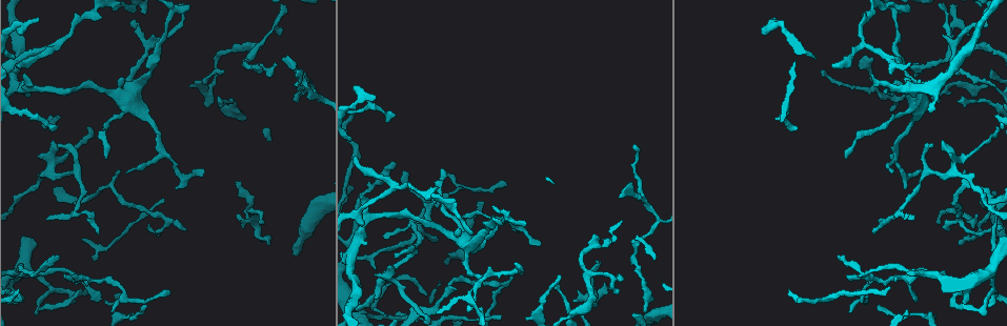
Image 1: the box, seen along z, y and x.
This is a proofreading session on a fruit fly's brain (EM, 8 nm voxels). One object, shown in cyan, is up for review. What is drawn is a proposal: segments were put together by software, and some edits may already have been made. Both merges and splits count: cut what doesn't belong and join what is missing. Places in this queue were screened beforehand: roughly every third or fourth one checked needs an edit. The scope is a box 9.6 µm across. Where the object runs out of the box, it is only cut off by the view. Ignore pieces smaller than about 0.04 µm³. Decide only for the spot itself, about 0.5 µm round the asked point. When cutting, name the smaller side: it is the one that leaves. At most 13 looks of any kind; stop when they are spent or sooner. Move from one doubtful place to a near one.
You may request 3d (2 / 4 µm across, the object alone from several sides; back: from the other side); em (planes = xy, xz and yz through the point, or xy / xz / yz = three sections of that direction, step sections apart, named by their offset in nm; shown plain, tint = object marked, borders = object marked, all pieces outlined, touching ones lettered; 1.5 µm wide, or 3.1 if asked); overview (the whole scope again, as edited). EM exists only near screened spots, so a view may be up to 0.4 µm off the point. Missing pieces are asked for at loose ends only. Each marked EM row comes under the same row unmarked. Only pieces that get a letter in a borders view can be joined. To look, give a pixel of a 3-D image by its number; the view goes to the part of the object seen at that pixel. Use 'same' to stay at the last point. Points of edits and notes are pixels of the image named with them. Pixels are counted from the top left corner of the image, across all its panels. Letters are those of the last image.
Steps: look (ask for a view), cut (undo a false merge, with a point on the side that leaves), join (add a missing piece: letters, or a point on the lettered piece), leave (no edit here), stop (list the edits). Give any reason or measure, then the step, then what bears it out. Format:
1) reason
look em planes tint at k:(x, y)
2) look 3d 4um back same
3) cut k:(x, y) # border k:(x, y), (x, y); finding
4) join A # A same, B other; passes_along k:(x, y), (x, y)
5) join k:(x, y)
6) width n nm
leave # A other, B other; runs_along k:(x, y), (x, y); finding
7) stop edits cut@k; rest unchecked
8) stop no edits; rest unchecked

look 3d 4um back at 1:(95, 299)

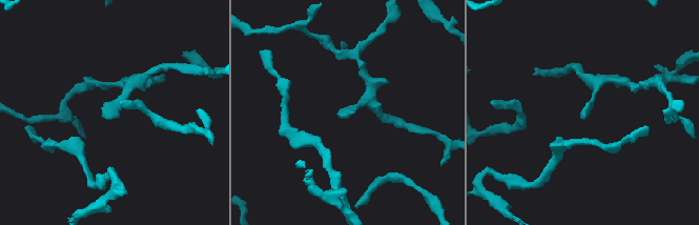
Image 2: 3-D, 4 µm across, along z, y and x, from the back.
look em planes tint at 2:(349, 115)

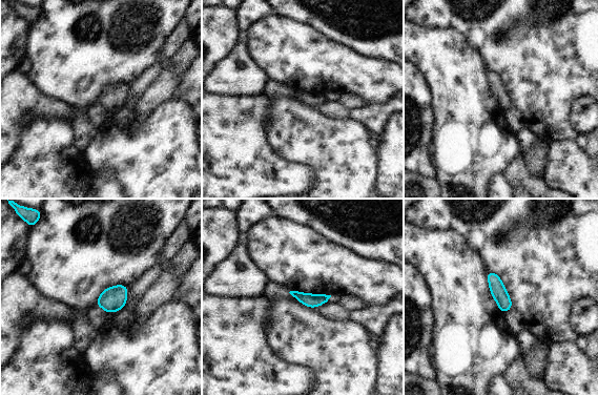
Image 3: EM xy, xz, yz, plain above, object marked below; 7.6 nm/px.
look em planes borders same

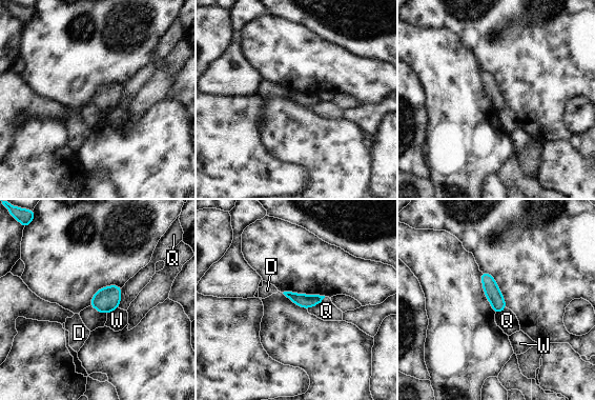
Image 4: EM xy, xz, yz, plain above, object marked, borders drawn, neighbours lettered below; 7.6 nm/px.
leave # D other, Q other, W other; border 4:(122, 287), (118, 306); no lettered piece goes on from it

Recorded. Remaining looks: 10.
thin end
look em xy step 8 borders at 1:(396, 258)

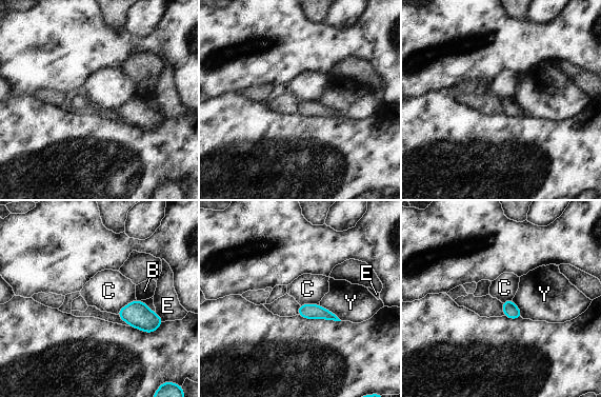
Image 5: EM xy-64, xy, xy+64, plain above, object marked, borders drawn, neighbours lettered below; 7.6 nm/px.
leave # B other, C other, E other, Y other; border 5:(319, 304), (332, 311), (341, 320); none of them fits

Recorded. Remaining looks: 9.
tapers out
look 3d 4um at 1:(455, 289)

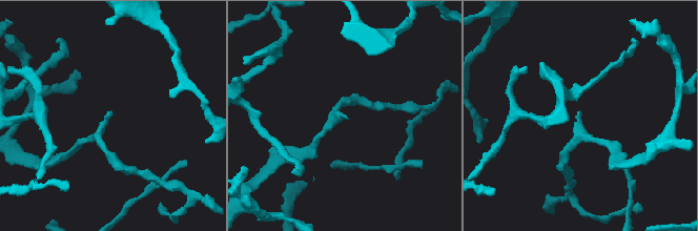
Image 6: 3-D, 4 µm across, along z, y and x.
now the EM
look em xz step 8 tint at 6:(346, 118)

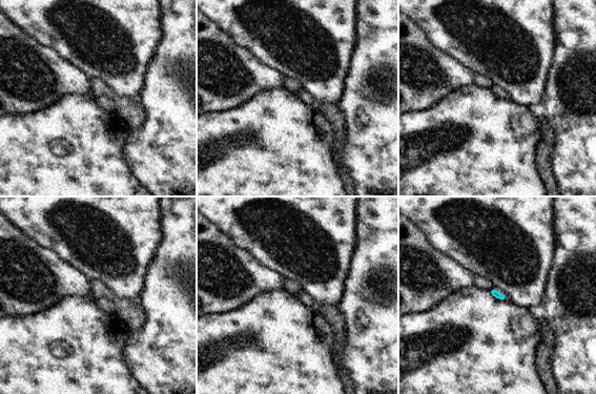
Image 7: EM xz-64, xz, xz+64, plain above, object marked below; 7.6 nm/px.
look em planes borders same

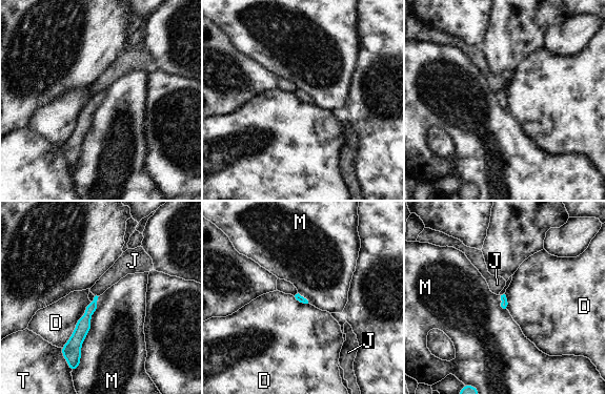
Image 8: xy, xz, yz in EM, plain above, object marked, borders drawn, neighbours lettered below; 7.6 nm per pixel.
leave # D other, J other, M other, T other; runs_along 8:(94, 304), (76, 339), (76, 358); no lettered piece goes on from it

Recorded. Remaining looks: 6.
branch stops here
look em yz step 8 tint at 1:(222, 70)

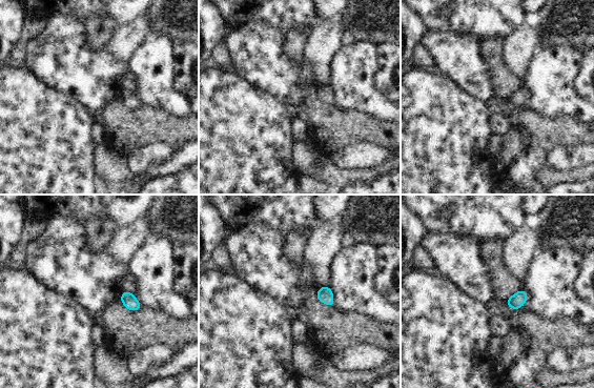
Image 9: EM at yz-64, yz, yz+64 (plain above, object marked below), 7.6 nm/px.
look em planes borders same

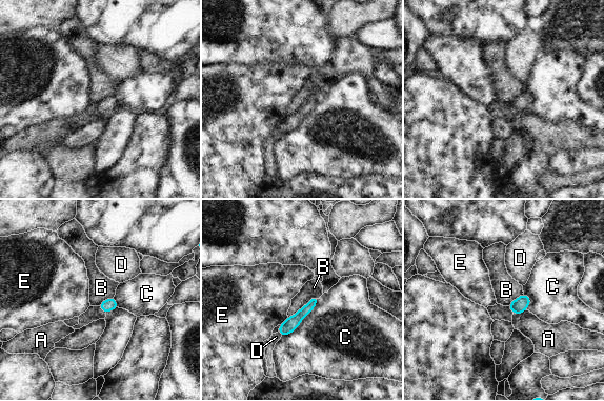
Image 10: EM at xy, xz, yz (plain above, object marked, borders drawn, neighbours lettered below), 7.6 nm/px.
width 80 nm
leave # A other, B other, C other, D other, E other; none of them fits

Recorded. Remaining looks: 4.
tapers out
look em planes borders at 1:(276, 63)

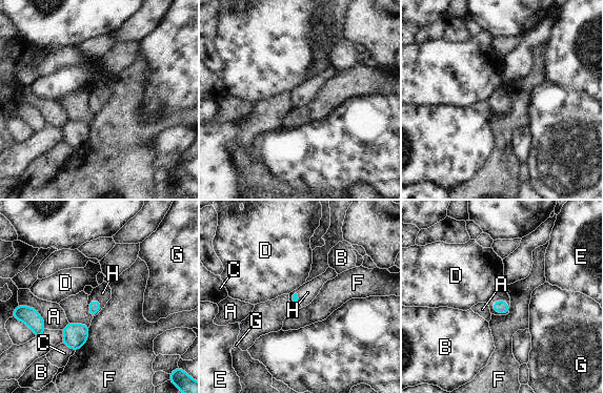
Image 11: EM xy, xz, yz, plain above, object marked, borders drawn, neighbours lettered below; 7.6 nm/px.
longest_contact A 240 nm
join H # A other, B other, C other, D other, E other, F other, G other, H same; passes_along 11:(502, 307), (499, 312), (502, 294); the neuron continues

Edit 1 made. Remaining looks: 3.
stop edits join@11; rest unchecked

